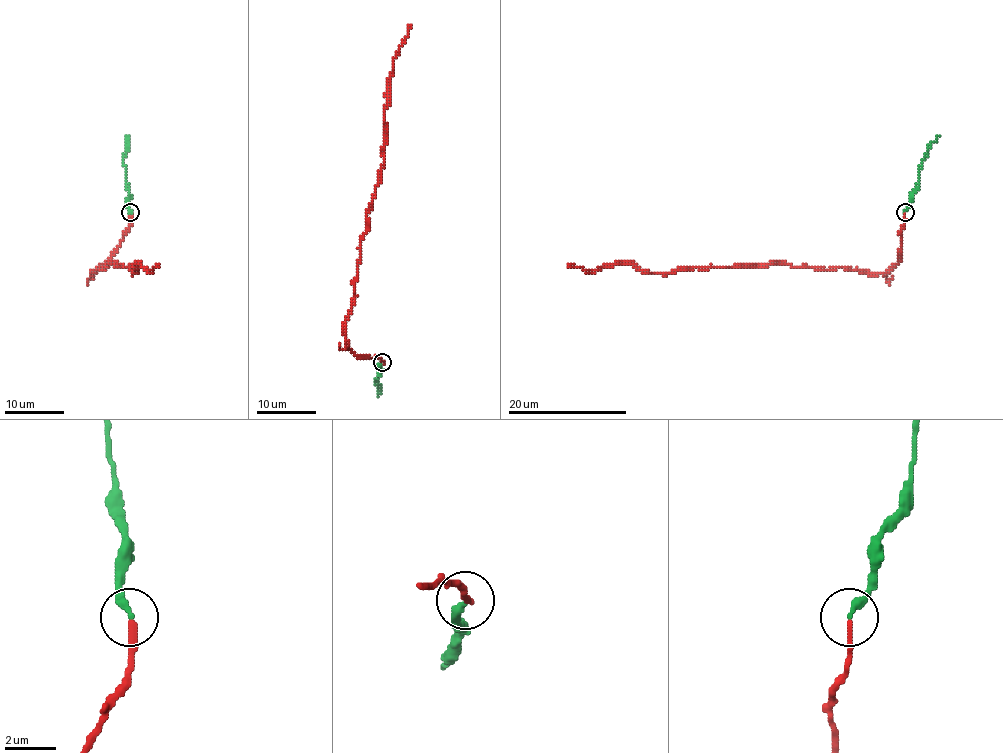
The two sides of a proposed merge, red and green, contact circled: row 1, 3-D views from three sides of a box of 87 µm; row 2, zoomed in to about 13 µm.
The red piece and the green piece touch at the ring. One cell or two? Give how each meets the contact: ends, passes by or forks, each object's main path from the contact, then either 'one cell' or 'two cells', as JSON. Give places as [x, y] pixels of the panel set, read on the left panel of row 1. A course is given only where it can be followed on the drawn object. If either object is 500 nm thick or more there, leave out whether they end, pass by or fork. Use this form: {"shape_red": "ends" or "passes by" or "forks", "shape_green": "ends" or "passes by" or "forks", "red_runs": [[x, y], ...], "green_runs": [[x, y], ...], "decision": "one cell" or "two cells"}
{"shape_red": "ends", "shape_green": "ends", "red_runs": [[130, 212], [118, 250], [92, 273], [109, 263], [133, 268], [133, 273], [137, 263], [147, 272], [159, 263]], "green_runs": [[130, 212], [124, 160], [128, 144], [127, 135]], "decision": "one cell"}

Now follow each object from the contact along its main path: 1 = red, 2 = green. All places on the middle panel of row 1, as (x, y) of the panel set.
1: (382, 362), (359, 357), (349, 348), (344, 323), (367, 210), (385, 162), (392, 60), (411, 24)
2: (382, 362), (376, 378), (380, 388), (379, 396)

